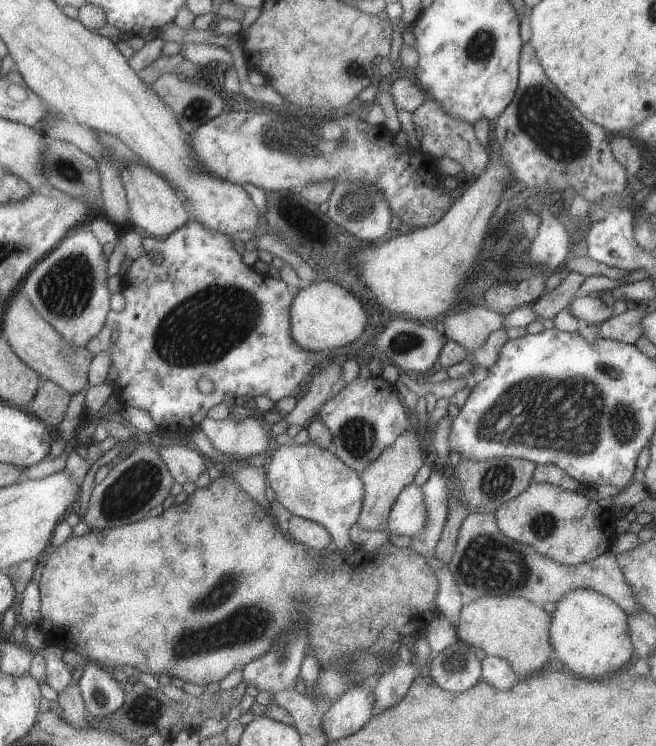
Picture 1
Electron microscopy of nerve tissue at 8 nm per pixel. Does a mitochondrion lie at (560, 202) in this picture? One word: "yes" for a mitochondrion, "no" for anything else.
no

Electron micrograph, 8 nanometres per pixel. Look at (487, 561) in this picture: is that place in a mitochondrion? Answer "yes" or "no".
yes

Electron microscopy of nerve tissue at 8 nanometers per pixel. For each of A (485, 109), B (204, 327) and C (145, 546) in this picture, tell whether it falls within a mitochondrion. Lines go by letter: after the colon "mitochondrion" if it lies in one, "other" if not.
A: other
B: mitochondrion
C: other

